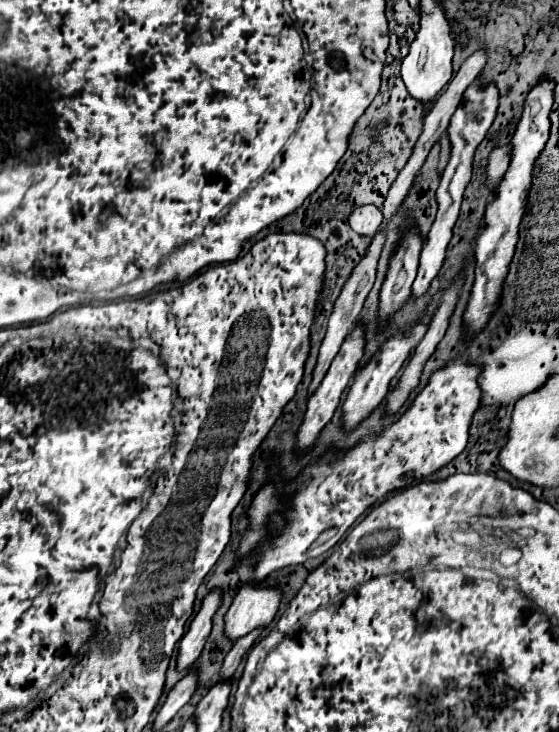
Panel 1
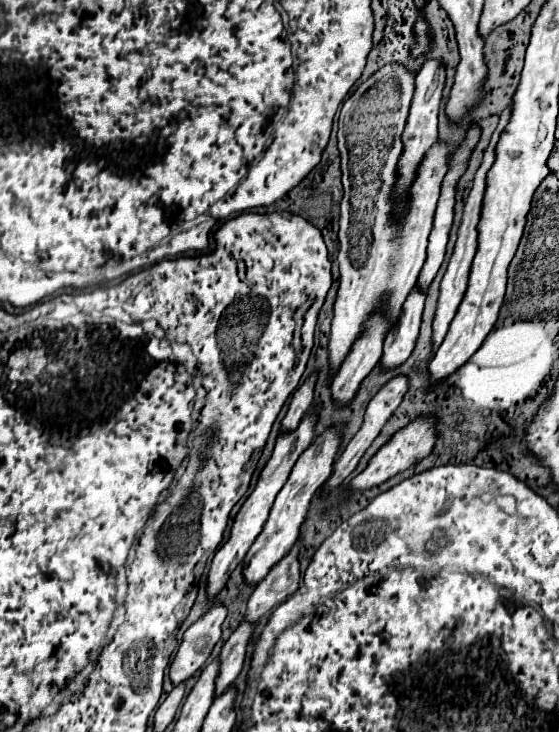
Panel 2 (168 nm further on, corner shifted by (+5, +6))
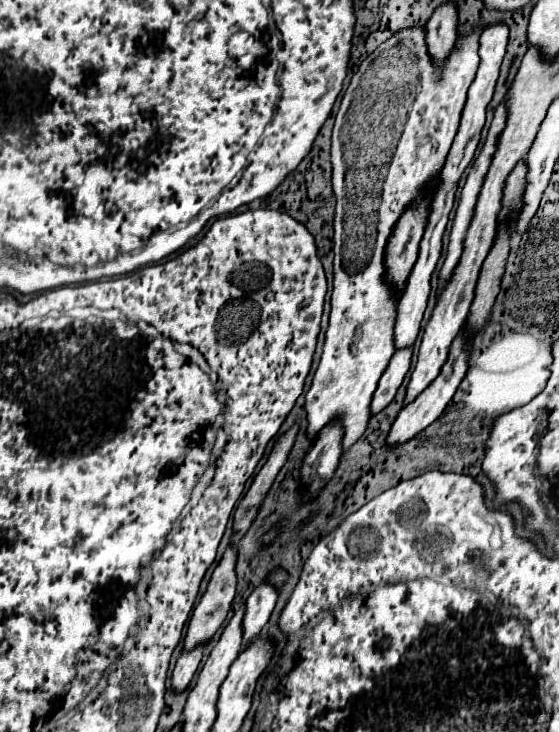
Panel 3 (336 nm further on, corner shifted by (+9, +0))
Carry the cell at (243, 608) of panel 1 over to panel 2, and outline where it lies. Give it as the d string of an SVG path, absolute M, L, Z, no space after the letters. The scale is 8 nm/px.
M341 429L325 431L297 459L287 483L277 493L277 499L273 503L271 515L269 515L263 531L259 533L259 537L255 539L255 543L251 545L251 549L247 551L247 555L243 559L243 575L245 575L247 583L257 585L269 573L269 569L293 547L295 537L299 537L299 527L305 521L305 515L307 515L307 509L309 509L309 503L311 503L315 491L331 475L331 469L333 469L333 463L335 463L335 455L337 455L337 449L339 449L339 443L341 443L339 433L341 433Z

